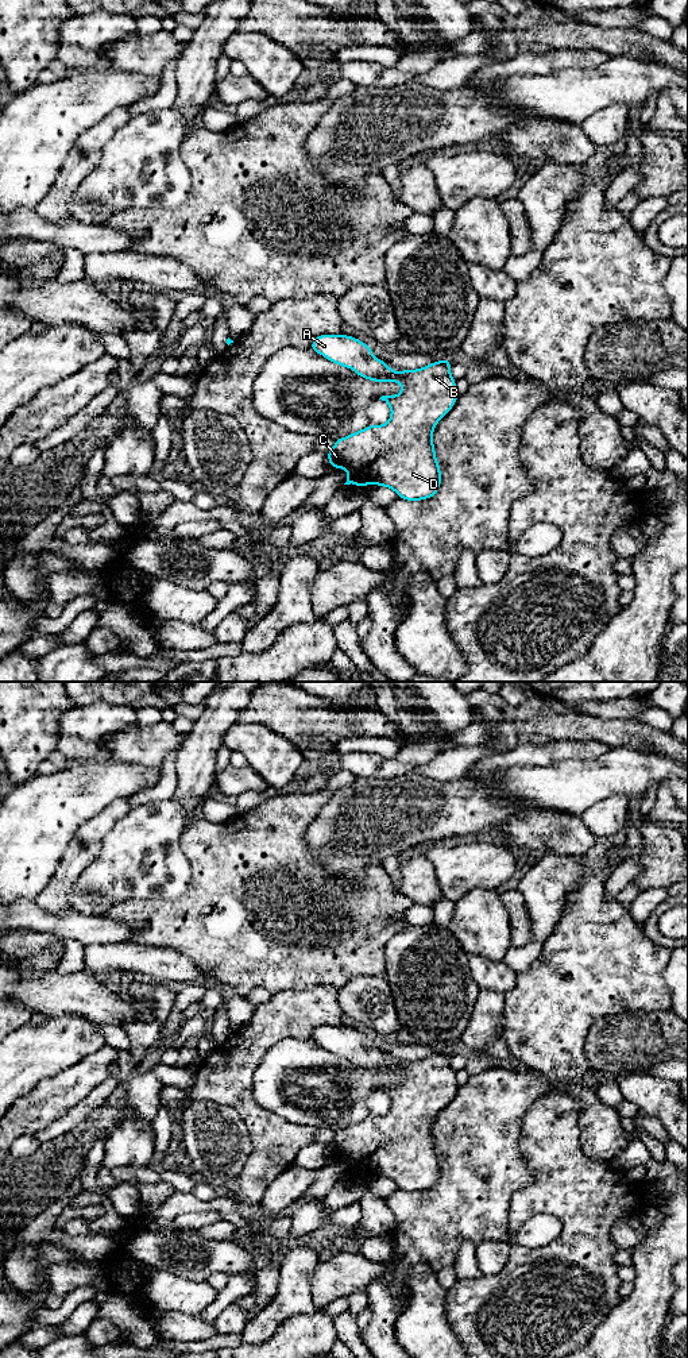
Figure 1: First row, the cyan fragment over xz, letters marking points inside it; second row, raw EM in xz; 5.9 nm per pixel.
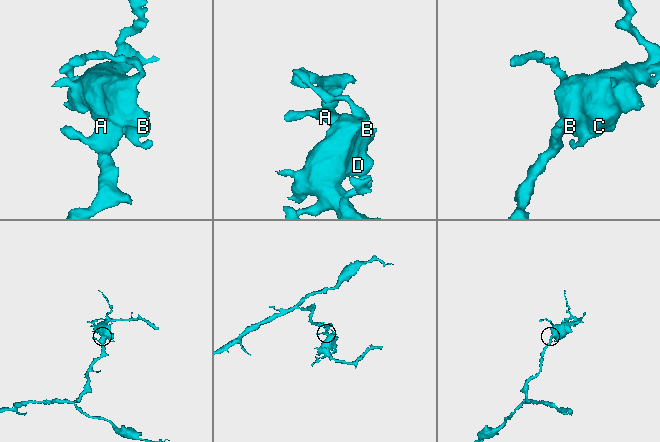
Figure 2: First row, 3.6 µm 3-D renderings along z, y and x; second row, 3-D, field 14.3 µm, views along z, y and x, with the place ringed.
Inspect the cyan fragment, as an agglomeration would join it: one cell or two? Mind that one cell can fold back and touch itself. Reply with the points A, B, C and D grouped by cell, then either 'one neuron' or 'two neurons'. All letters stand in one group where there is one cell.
A B C D | one neuron

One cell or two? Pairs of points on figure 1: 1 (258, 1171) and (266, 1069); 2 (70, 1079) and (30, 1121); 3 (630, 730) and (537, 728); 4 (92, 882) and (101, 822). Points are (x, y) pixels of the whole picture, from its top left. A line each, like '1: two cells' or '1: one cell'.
1: two cells
2: one cell
3: one cell
4: two cells

